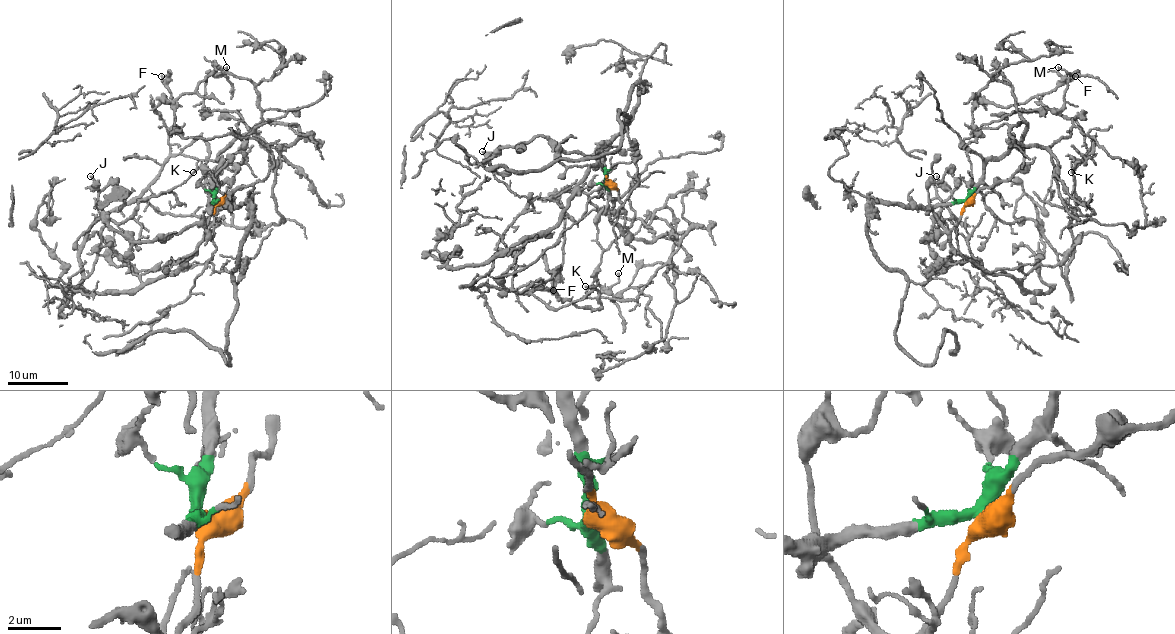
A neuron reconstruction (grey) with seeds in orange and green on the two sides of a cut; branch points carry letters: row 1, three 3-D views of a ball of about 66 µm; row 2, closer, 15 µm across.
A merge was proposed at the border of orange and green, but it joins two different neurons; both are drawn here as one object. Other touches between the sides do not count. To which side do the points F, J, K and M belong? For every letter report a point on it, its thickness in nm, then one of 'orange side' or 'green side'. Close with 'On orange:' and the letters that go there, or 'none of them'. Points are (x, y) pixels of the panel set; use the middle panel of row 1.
F: place (553, 290); calibre 160 nm; green side
J: place (482, 151); calibre 140 nm; orange side
K: place (585, 286); calibre 130 nm; orange side
M: place (618, 273); calibre 110 nm; green side
On orange: J, K

